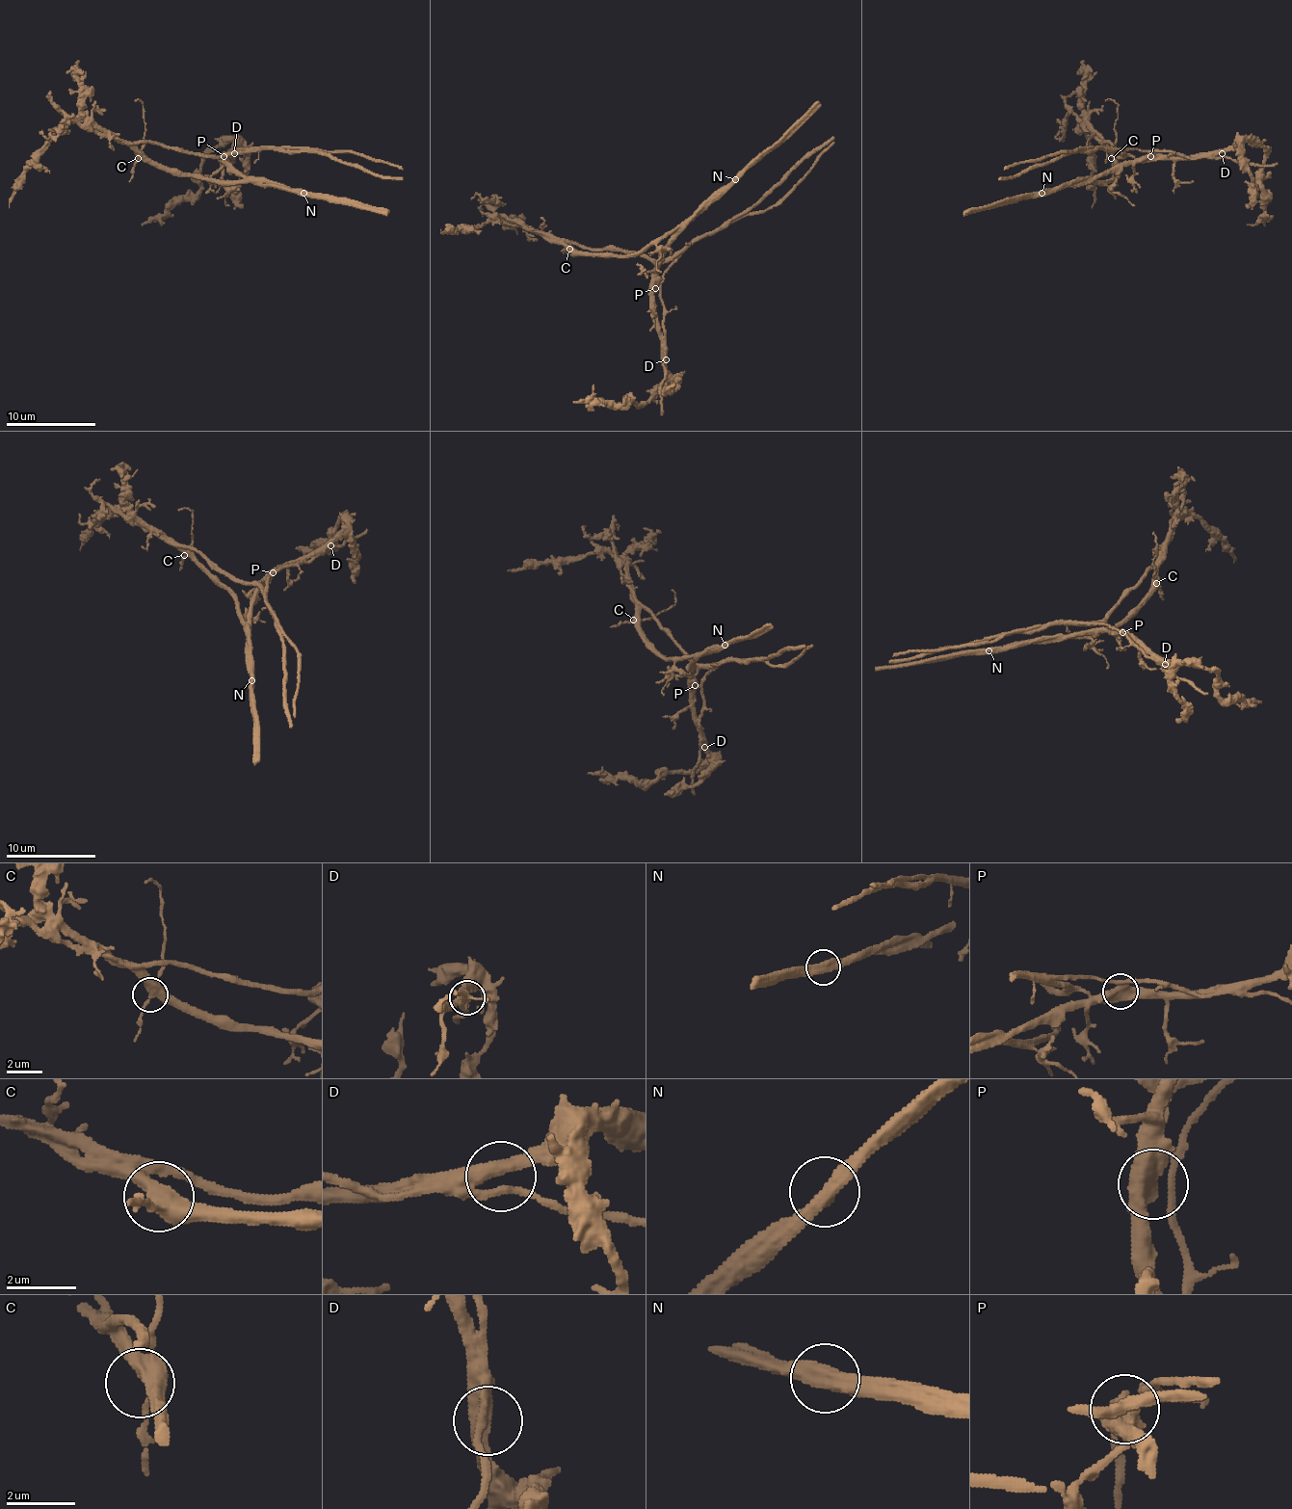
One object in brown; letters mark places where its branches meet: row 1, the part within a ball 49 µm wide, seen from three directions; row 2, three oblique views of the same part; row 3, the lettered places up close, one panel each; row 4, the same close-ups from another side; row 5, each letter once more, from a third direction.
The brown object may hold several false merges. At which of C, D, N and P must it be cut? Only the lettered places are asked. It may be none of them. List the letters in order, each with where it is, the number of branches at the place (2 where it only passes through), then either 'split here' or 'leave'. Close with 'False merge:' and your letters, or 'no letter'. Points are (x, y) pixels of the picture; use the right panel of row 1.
C: (1111, 158) | 4 | leave
D: (1222, 153) | 3 | leave
N: (1041, 193) | 2 | split here
P: (1150, 156) | 4 | split here
False merge: N, P

